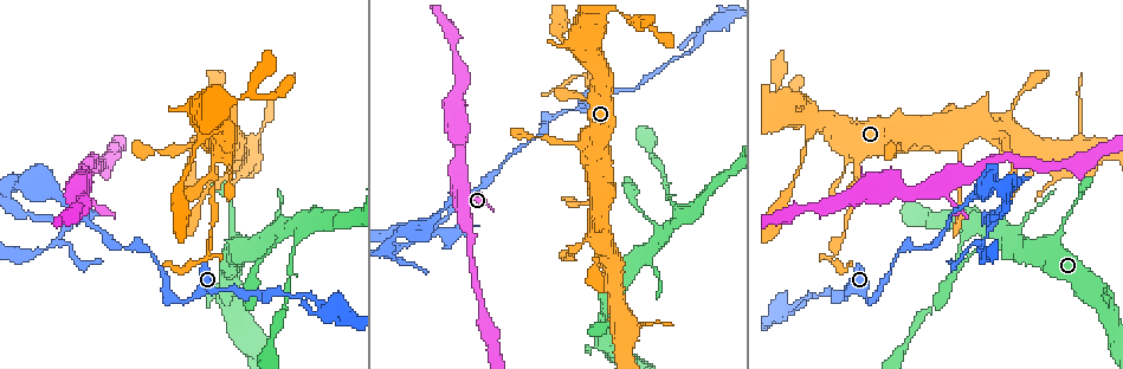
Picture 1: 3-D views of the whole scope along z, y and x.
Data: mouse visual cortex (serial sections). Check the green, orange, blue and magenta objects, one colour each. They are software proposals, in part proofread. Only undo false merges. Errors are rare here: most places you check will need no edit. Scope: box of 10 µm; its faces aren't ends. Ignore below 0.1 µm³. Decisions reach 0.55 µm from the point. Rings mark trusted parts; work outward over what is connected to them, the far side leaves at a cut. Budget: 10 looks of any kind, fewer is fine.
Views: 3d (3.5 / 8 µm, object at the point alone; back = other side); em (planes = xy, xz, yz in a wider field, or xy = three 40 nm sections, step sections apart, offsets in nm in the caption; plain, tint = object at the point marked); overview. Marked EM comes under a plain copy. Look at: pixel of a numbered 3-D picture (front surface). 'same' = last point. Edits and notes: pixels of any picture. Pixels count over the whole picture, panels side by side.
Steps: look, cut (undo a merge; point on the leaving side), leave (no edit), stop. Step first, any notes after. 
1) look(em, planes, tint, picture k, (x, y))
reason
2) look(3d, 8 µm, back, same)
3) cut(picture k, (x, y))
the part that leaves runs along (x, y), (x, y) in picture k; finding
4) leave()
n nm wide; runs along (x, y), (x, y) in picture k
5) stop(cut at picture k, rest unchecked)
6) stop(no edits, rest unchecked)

look(3d, 3.5 µm, back, picture 1, (554, 118))
sharp bend

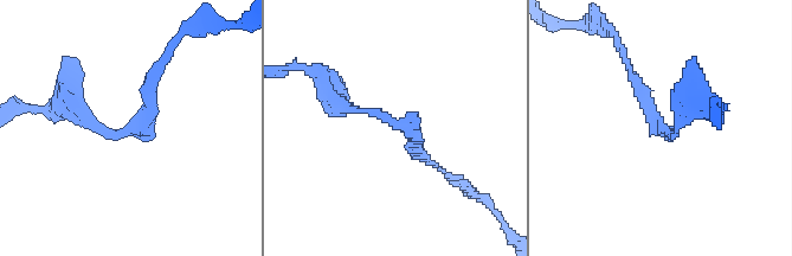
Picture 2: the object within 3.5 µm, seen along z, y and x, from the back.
look(em, xy, step 3, tint, picture 2, (134, 129))
arms of 200, 200 nm; now the EM

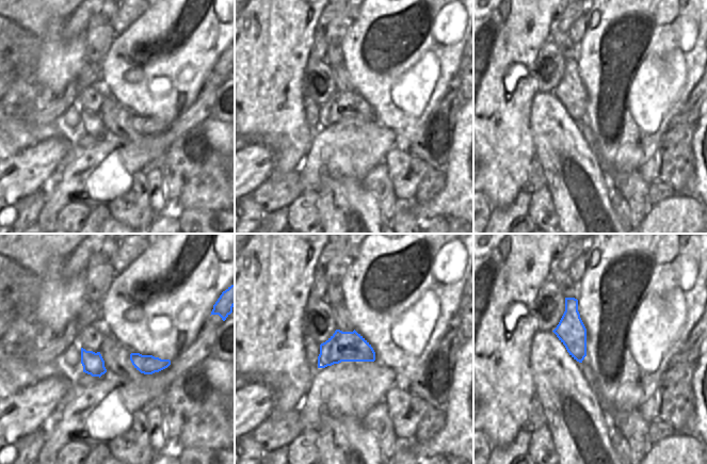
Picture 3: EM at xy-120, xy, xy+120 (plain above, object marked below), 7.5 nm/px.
leave()
continuous, no second cell

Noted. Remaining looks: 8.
look(3d, 3.5 µm, picture 1, (629, 22))
calibre changes

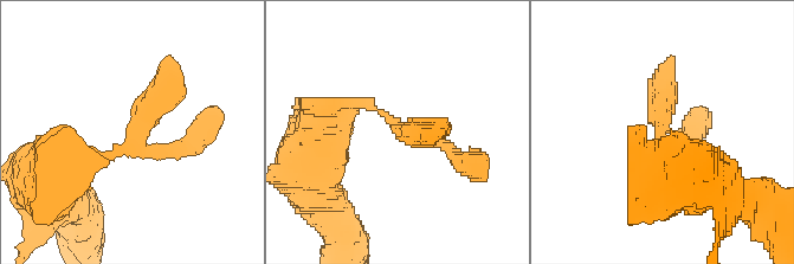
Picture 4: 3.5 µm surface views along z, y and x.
look(em, xy, step 3, tint, picture 4, (404, 129))

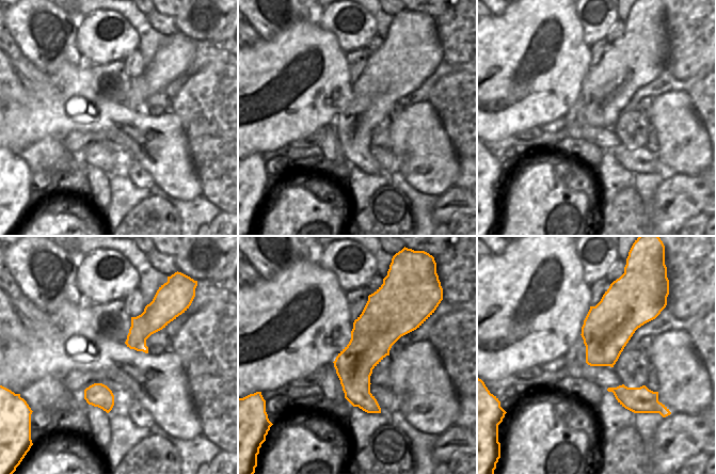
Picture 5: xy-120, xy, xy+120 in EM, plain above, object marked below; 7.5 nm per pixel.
leave()
runs along (79, 160), (134, 146), (167, 62) in picture 4; all the same cell

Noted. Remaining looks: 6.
look(3d, 3.5 µm, picture 1, (290, 266))
thin neck

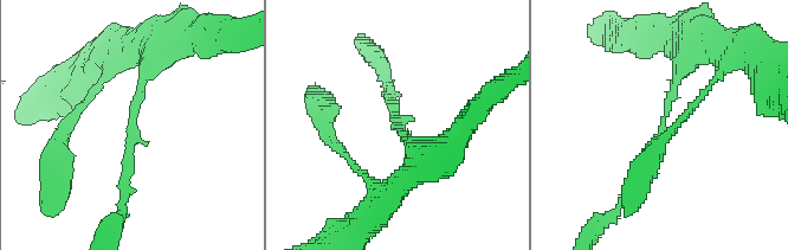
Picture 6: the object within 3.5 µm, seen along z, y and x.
look(em, xy, step 1, tint, picture 6, (397, 126))
arms of 100, 300 nm

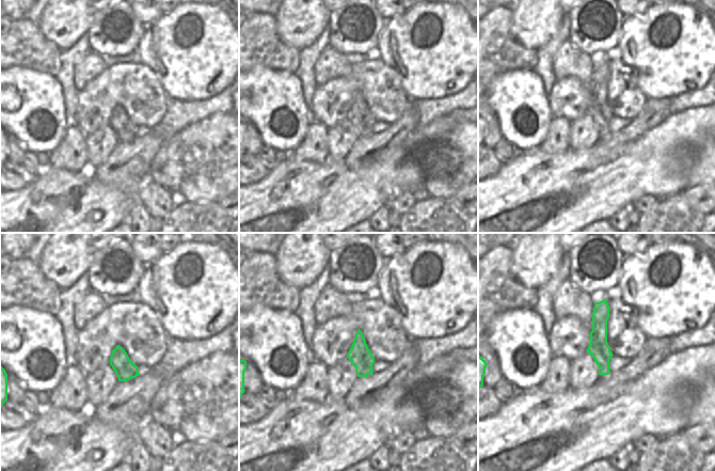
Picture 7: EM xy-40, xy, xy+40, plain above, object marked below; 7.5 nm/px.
look(em, xy, step 3, tint, same)

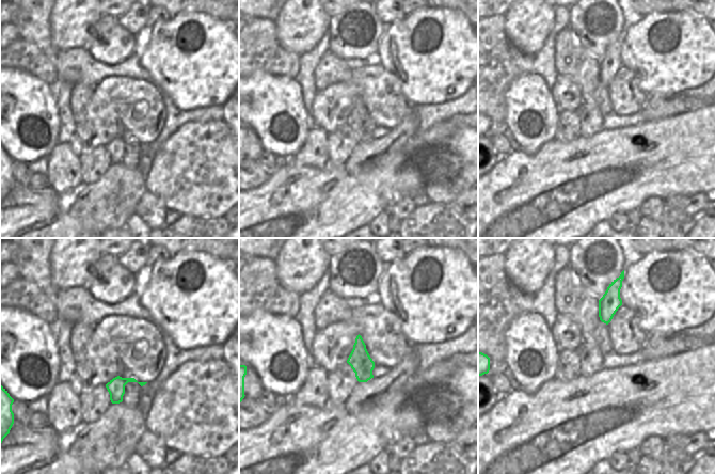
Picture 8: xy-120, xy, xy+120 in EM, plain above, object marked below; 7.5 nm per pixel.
leave()
160 nm wide; runs along (691, 53), (661, 134), (628, 192) in picture 6; continuous, no second cell

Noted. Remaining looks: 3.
look(3d, 3.5 µm, picture 1, (64, 226))
abrupt turn

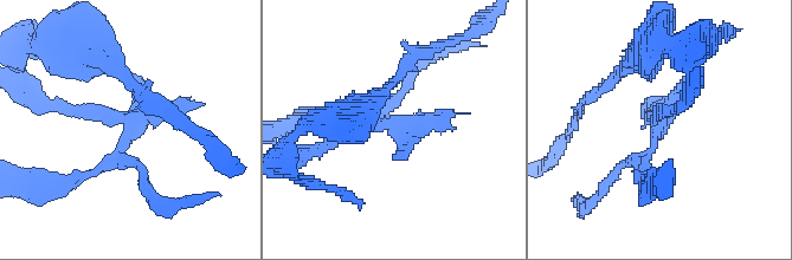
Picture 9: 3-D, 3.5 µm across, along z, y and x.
look(em, xy, step 3, tint, picture 9, (132, 122))

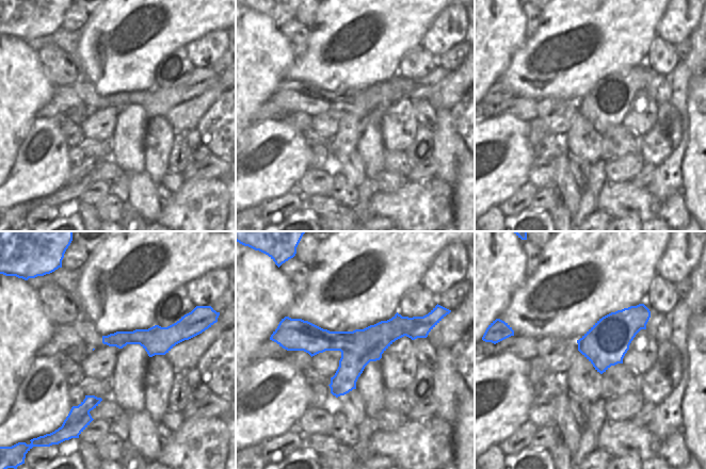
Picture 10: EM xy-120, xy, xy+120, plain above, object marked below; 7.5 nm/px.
look(em, xy, step 2, tint, same)
cut it another way

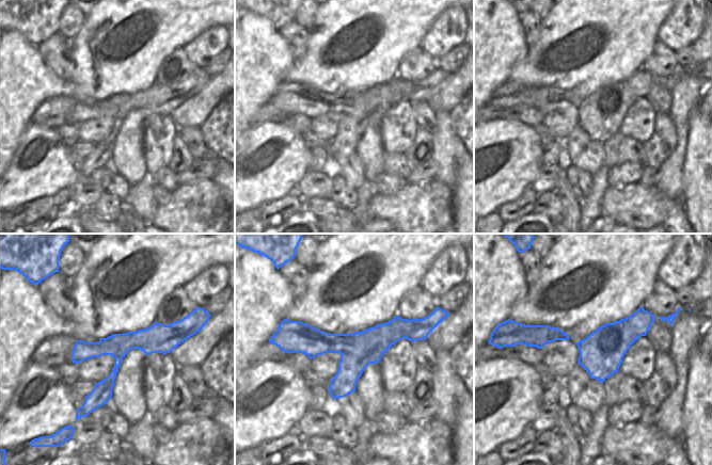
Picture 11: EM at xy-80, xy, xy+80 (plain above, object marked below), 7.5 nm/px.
leave()
runs along (681, 106), (657, 114), (642, 175) in picture 9; one cell here

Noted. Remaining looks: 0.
stop(no edits, rest unchecked)

